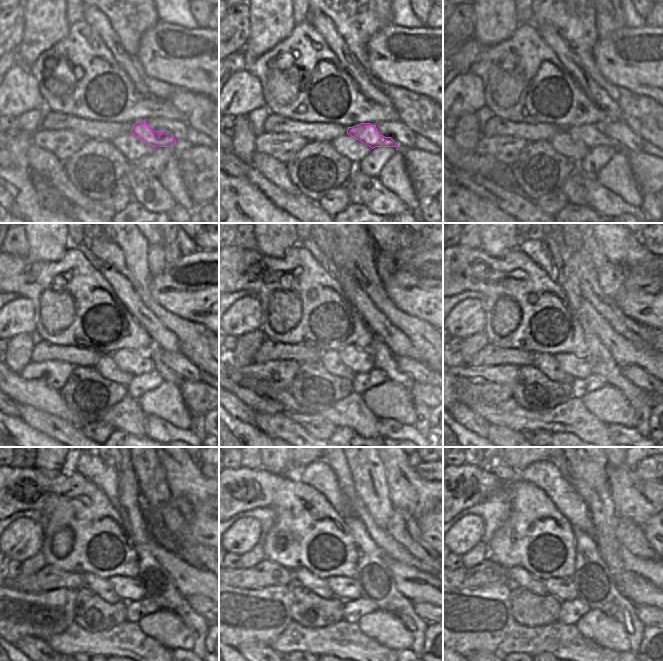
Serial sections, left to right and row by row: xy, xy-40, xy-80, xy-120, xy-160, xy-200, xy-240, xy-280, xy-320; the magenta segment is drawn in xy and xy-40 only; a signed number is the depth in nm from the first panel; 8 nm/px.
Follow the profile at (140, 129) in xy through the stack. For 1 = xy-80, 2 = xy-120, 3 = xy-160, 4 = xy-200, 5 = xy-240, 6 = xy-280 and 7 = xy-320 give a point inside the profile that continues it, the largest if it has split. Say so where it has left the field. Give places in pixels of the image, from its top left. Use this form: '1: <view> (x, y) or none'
1: xy-80 (591, 136)
2: xy-120 (133, 362)
3: xy-160 (357, 362)
4: xy-200 (577, 366)
5: xy-240 (128, 589)
6: xy-280 (345, 588)
7: xy-320 (563, 589)

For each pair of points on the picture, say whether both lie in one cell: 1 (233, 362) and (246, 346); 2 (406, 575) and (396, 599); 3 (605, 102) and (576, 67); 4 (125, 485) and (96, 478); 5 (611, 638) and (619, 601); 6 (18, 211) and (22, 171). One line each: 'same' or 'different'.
1: same
2: different
3: same
4: different
5: different
6: same

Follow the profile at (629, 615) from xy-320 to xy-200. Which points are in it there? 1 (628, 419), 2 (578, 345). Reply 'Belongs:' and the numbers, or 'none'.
Belongs: none

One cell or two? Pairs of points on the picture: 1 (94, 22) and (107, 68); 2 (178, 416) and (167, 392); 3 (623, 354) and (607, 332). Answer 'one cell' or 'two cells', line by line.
1: two cells
2: one cell
3: one cell

